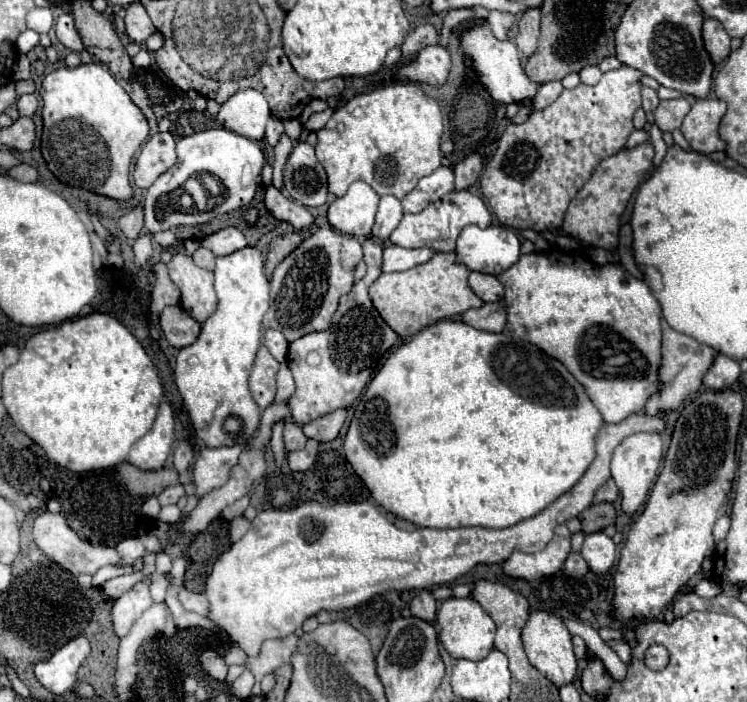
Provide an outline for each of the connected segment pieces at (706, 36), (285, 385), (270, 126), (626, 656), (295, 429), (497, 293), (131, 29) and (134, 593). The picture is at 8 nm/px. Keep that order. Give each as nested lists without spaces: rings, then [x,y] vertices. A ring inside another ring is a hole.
[[[705,19],[705,23],[703,23],[703,45],[705,45],[713,65],[719,65],[719,63],[723,63],[727,59],[731,39],[723,31],[723,25],[719,21]]]
[[[283,361],[281,367],[279,367],[279,373],[277,373],[277,397],[275,397],[275,401],[277,401],[277,403],[287,401],[293,393],[295,393],[295,381],[293,381],[291,369],[289,369],[287,363]]]
[[[271,117],[271,119],[267,121],[267,135],[265,135],[267,143],[275,147],[275,145],[277,145],[277,141],[279,141],[279,137],[281,137],[283,133],[285,133],[285,131],[283,131],[283,123],[281,123],[279,119]]]
[[[611,641],[611,643],[609,643],[609,647],[619,655],[619,659],[621,659],[625,665],[629,665],[629,663],[631,663],[631,647],[629,647],[627,643]]]
[[[285,421],[285,451],[297,451],[297,449],[303,449],[305,443],[307,443],[307,437],[303,435],[301,431],[301,425],[293,423],[293,421]]]
[[[473,271],[469,275],[469,285],[475,291],[475,295],[479,295],[485,303],[487,301],[499,301],[503,297],[503,285],[499,283],[497,277],[487,275],[487,273],[477,273]]]
[[[131,3],[125,15],[125,33],[129,35],[129,39],[135,43],[143,43],[155,31],[157,29],[153,27],[145,7],[141,3]]]
[[[145,581],[137,583],[131,591],[123,593],[113,605],[113,629],[117,637],[125,637],[131,625],[143,615],[147,607],[151,607],[153,599],[149,595],[149,587]]]

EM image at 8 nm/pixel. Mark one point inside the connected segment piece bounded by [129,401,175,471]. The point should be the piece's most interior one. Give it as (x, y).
(150, 453)

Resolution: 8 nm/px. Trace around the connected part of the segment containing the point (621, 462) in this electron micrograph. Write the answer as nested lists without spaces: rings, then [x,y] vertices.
[[[633,433],[629,437],[625,437],[613,451],[613,459],[611,459],[611,475],[621,491],[621,509],[623,513],[627,513],[629,517],[637,513],[637,509],[645,503],[647,491],[651,487],[651,483],[656,480],[659,474],[659,463],[663,457],[663,443],[661,437],[657,433]]]

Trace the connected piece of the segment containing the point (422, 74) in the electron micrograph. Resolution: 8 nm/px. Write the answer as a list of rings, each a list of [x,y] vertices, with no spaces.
[[[427,45],[421,55],[417,55],[409,65],[402,65],[393,70],[396,79],[413,79],[429,85],[443,85],[447,81],[447,73],[451,67],[451,59],[445,47]]]

